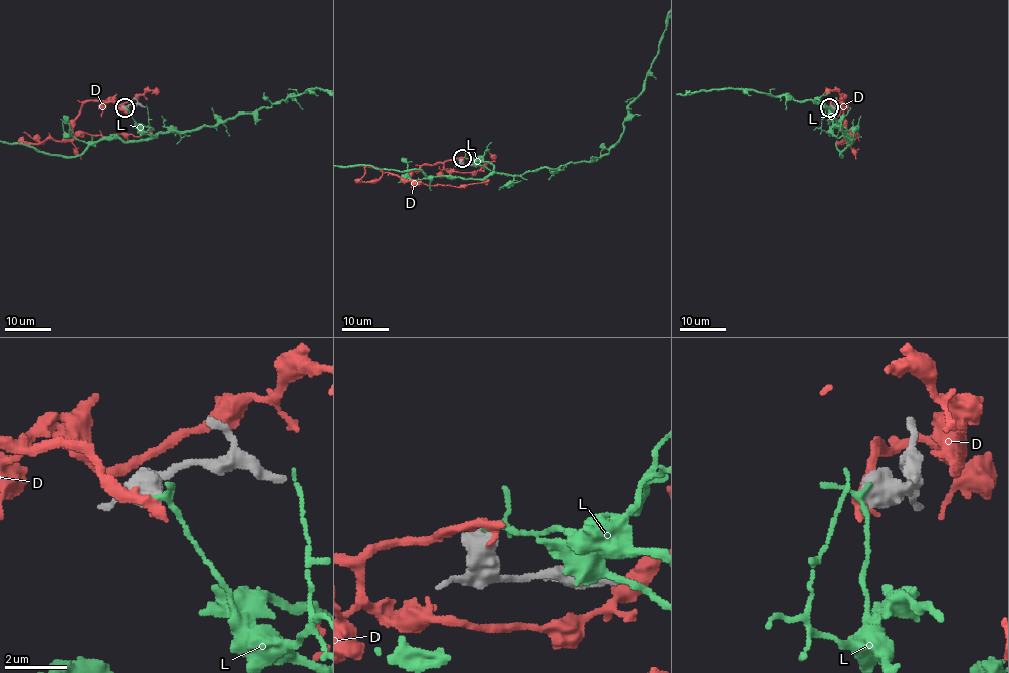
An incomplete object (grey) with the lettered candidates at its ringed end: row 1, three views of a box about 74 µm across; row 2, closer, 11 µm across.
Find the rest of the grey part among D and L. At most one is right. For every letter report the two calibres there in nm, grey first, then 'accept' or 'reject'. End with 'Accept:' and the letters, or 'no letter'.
D: calibres 800 and 400 nm; reject
L: calibres 550 and 160 nm; reject
Accept: no letter

